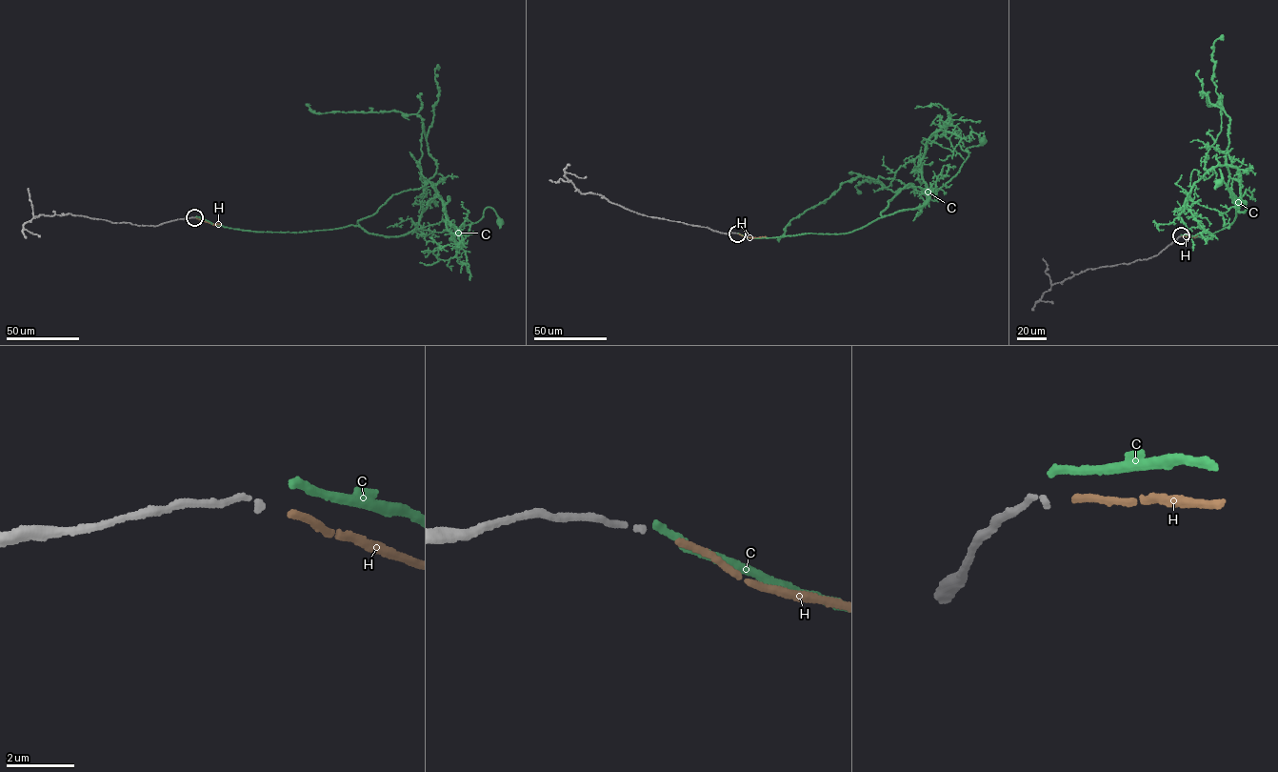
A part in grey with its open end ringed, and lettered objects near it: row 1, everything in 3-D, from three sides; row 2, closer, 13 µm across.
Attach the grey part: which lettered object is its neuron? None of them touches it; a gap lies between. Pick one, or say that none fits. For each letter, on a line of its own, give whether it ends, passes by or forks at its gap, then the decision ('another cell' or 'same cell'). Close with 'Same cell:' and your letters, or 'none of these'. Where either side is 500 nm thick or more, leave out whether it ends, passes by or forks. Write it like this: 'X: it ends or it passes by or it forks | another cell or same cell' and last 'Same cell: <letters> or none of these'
C: it ends | another cell
H: it ends | same cell
Same cell: H

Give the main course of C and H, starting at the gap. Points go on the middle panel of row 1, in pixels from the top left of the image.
C: (738, 233), (768, 238), (841, 233), (898, 211), (918, 209), (959, 172), (968, 157), (967, 149), (983, 141)
H: (739, 233), (748, 237), (766, 236)

